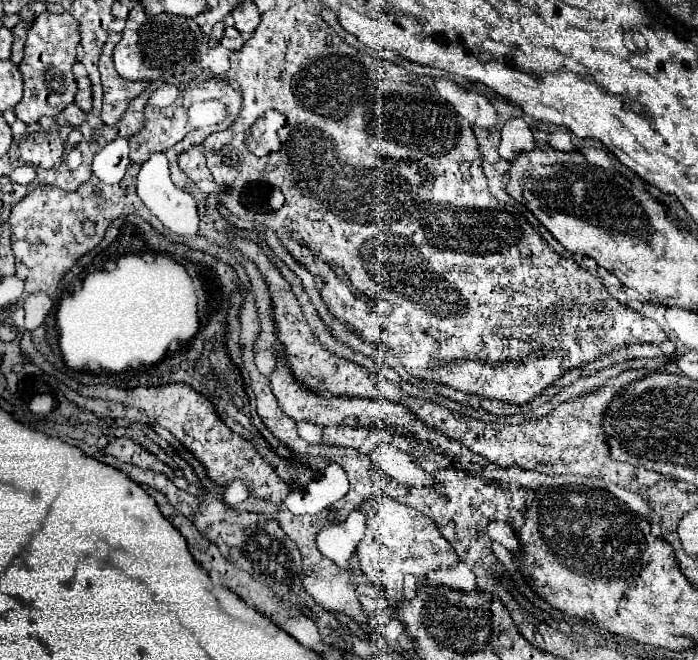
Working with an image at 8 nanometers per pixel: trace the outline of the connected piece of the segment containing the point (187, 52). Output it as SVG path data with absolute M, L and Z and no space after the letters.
M133 3L127 25L123 29L123 37L113 51L115 69L121 77L129 81L163 81L165 75L171 77L175 73L181 73L193 63L201 41L203 33L193 19L167 13L147 15L141 3Z

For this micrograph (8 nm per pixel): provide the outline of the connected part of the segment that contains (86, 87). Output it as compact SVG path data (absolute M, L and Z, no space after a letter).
M81 77L77 79L79 83L79 91L75 95L75 105L81 107L85 113L91 111L93 107L93 91L91 91L91 79L89 77Z

